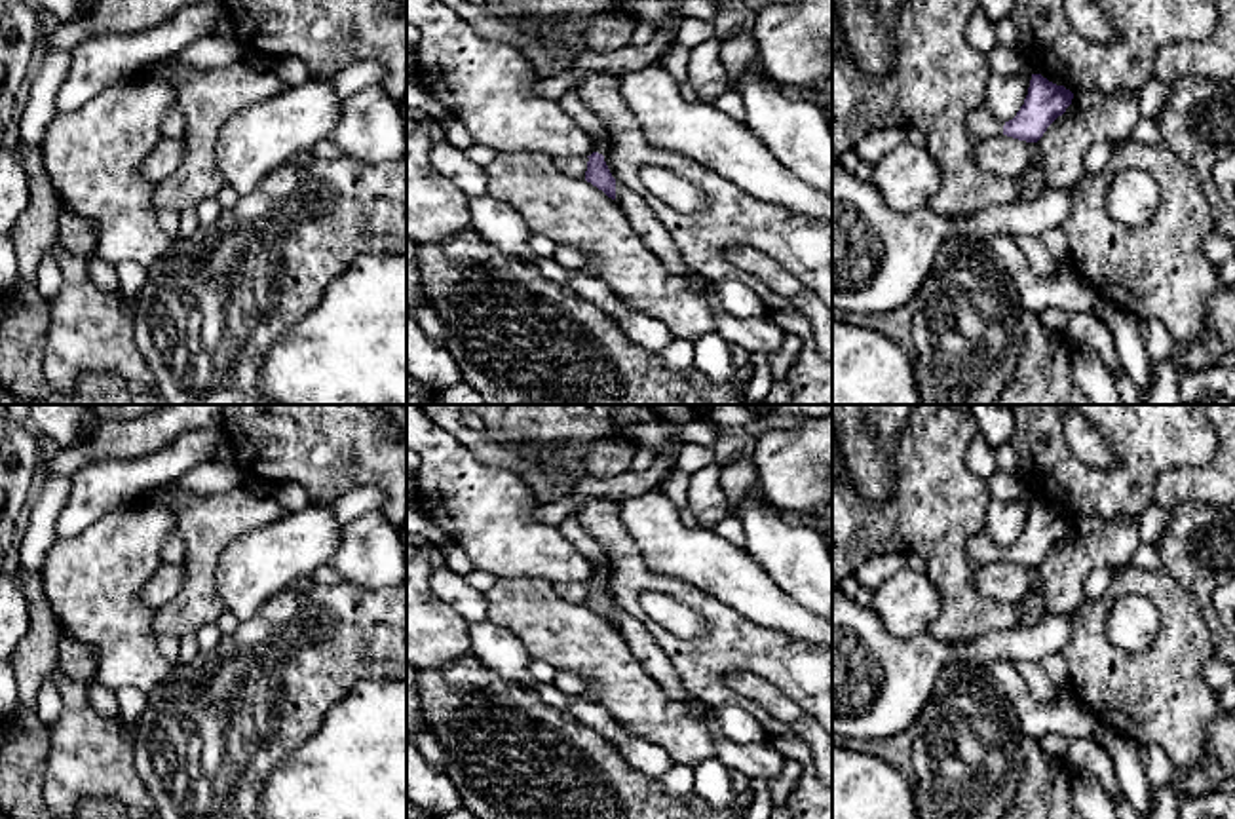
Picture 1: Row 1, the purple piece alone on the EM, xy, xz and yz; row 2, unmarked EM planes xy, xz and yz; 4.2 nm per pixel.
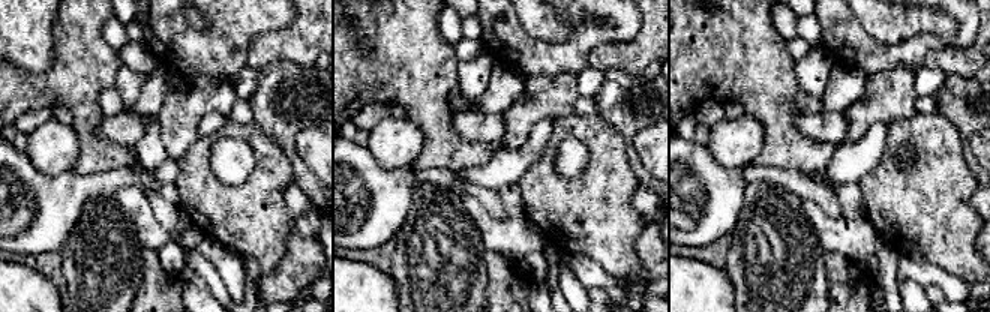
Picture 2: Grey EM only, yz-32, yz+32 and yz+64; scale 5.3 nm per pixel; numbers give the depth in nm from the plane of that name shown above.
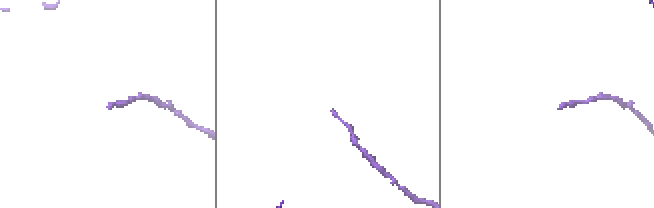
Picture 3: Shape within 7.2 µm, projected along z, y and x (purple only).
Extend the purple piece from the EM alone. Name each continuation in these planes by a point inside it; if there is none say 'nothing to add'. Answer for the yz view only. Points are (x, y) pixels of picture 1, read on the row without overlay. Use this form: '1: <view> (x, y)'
1: yz (983, 552)

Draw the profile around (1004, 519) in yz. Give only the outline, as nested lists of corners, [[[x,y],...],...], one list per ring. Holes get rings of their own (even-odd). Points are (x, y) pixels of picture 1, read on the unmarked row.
[[[992,500],[986,507],[986,532],[992,542],[1005,549],[1016,542],[1028,521],[1032,500],[998,502]]]

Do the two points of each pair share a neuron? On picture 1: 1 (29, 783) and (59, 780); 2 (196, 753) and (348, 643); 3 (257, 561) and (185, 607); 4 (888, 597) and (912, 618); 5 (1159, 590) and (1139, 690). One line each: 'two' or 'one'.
1: two
2: one
3: two
4: one
5: one

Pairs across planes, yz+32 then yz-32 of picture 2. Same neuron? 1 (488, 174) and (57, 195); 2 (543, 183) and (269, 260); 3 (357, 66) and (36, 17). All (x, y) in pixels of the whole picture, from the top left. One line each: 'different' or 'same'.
1: same
2: same
3: different

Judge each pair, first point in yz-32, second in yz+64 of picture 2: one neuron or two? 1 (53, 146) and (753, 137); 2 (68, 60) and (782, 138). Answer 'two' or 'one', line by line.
1: one
2: one

